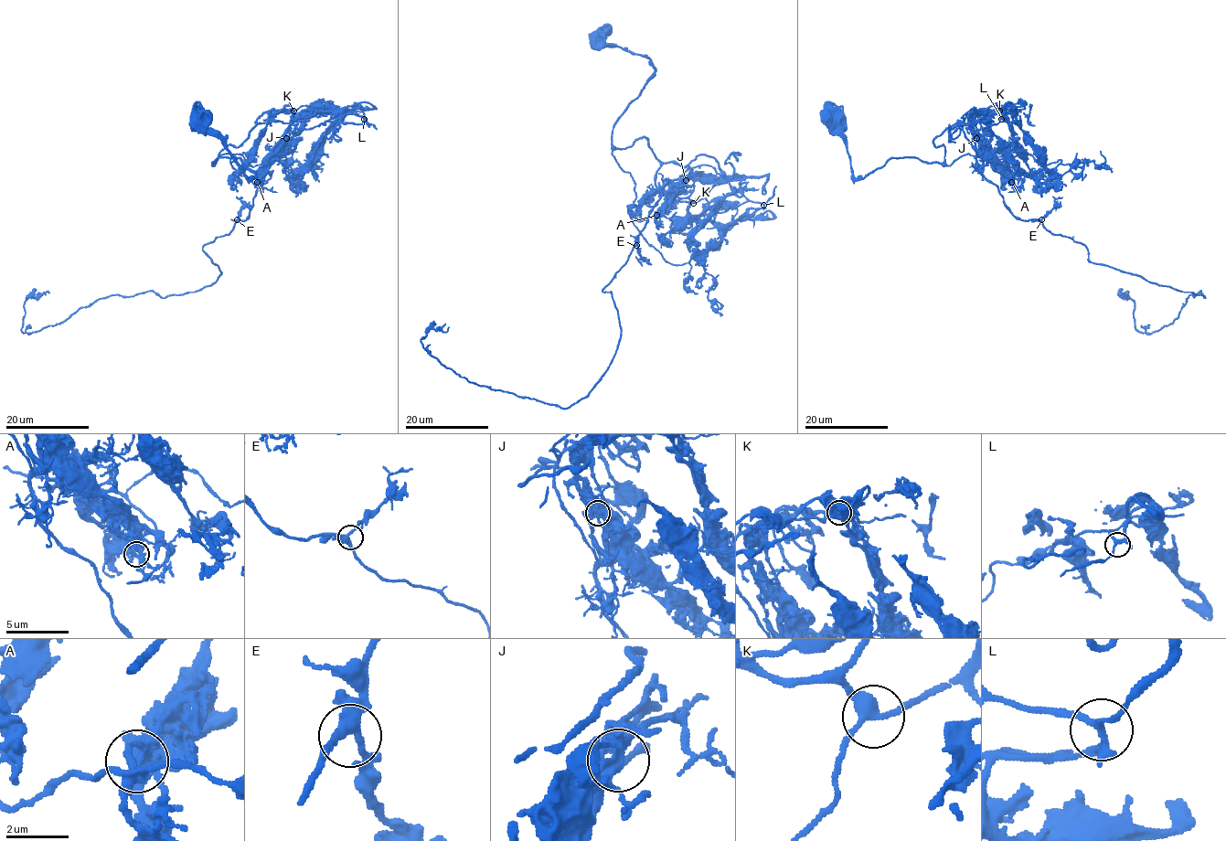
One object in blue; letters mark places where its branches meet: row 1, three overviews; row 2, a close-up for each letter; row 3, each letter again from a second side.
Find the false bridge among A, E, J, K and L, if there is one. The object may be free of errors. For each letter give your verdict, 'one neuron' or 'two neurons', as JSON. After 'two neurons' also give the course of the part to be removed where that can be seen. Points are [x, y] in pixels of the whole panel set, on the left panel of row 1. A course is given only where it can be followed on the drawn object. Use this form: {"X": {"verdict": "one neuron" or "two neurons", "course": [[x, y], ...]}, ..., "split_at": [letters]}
{"A": {"verdict": "one neuron"}, "E": {"verdict": "one neuron"}, "J": {"verdict": "two neurons", "course": [[286, 138], [245, 219], [202, 248], [221, 273], [213, 284], [96, 299], [23, 333], [24, 303], [49, 292]]}, "K": {"verdict": "one neuron"}, "L": {"verdict": "one neuron"}, "split_at": ["J"]}

